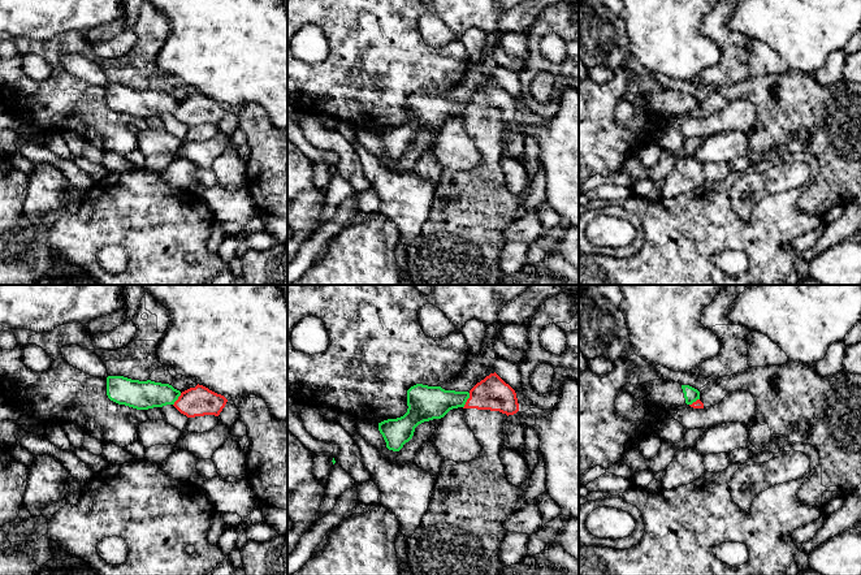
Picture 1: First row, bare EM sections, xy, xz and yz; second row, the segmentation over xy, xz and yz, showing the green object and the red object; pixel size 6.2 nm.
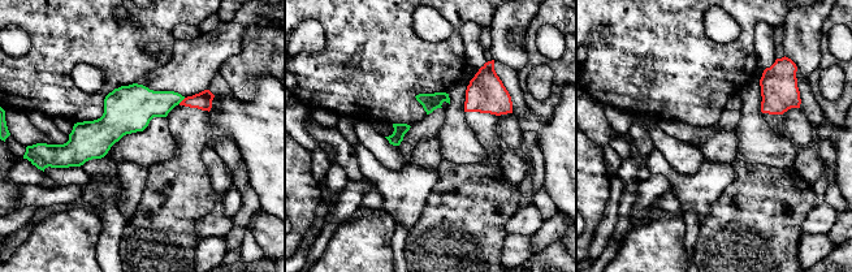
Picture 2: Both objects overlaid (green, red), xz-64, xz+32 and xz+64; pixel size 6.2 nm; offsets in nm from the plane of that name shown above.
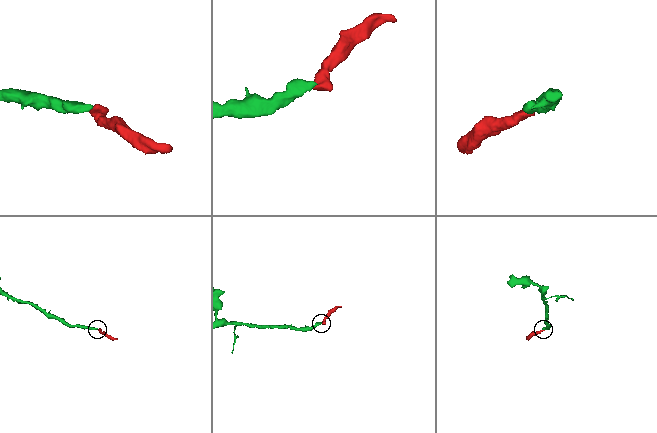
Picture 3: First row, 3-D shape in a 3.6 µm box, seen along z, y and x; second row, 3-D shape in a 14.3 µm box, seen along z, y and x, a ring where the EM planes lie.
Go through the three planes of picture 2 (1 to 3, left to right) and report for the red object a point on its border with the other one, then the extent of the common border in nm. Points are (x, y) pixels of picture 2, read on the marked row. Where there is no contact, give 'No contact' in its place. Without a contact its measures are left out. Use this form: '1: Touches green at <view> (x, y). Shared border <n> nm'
1: Touches green at xz-64 (181, 100). Shared border 60 nm
2: No contact
3: No contact

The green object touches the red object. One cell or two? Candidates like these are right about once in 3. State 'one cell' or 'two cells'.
two cells

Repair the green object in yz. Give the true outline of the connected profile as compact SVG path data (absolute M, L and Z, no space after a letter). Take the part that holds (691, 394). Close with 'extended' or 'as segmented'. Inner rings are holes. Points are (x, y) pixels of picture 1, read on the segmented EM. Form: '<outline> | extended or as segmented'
M661 379L640 384L637 390L642 392L649 402L666 411L692 405L700 399L700 392L697 389Z | extended

